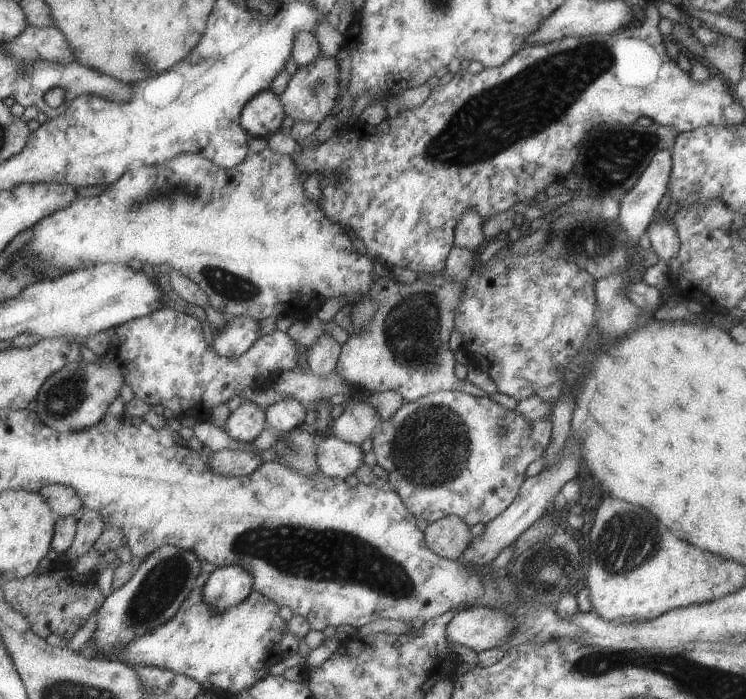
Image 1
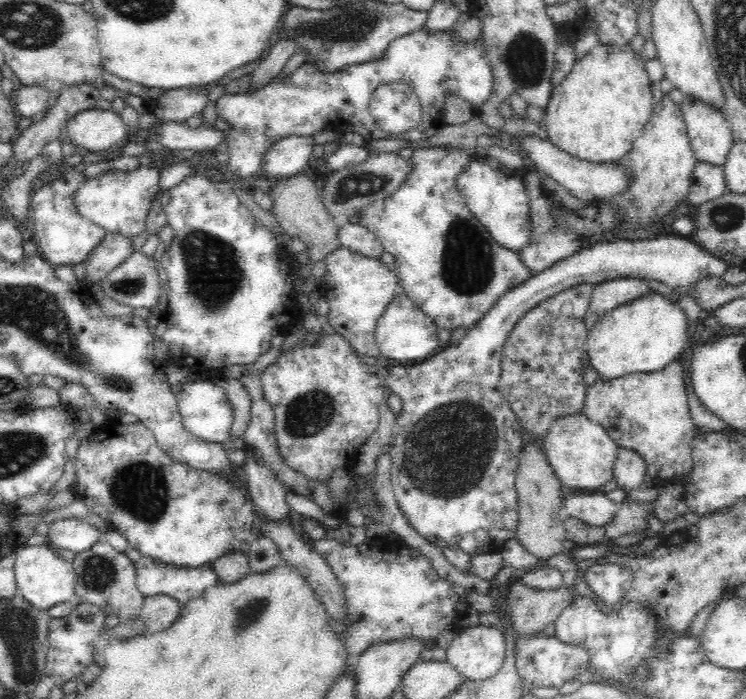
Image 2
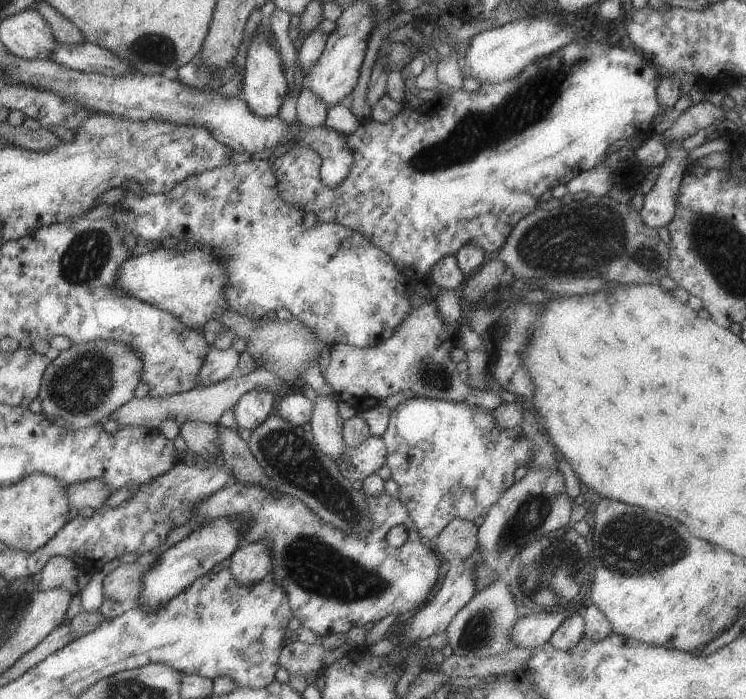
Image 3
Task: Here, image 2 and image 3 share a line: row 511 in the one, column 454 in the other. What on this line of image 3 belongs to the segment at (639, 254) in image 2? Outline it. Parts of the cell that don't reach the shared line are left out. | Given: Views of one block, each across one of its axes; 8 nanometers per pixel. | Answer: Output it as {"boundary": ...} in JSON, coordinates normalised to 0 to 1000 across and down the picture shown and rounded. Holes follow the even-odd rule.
{"boundary":[[[555,568],[542,572],[535,581],[531,581],[521,594],[523,608],[517,619],[511,625],[519,642],[519,661],[520,670],[525,675],[525,685],[536,697],[535,715],[538,721],[546,728],[550,735],[550,742],[560,755],[564,773],[576,783],[576,773],[590,765],[590,761],[606,745],[609,741],[619,741],[627,745],[635,745],[638,741],[646,738],[650,741],[657,727],[673,711],[673,707],[681,698],[690,692],[689,678],[698,667],[708,668],[712,661],[714,647],[718,638],[712,628],[698,618],[693,611],[692,614],[673,614],[668,609],[660,588],[653,585],[630,579],[629,577],[613,574],[592,574],[591,571],[576,571],[572,568]]]}

